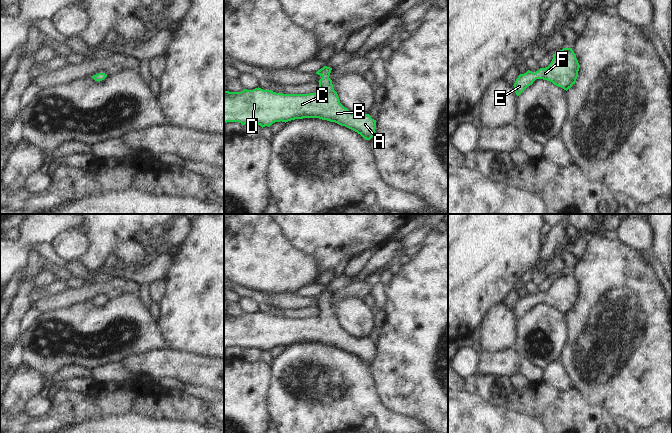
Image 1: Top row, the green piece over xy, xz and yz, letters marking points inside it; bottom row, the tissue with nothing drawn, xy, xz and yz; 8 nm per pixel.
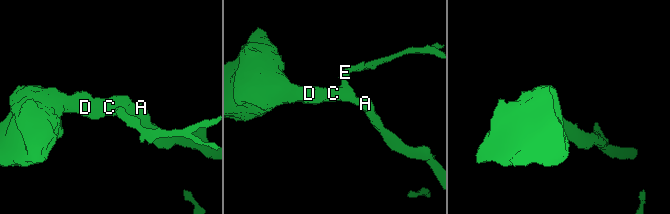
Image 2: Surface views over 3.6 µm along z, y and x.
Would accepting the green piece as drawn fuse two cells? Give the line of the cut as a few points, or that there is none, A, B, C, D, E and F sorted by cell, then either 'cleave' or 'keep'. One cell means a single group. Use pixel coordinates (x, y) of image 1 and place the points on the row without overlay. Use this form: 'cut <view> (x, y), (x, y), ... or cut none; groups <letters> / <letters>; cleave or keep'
cut none; groups A B C D E F; keep

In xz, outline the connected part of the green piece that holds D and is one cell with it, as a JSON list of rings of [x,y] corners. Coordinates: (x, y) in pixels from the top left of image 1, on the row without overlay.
[[[324,290],[316,296],[322,302],[318,305],[319,314],[315,317],[283,318],[259,311],[253,314],[244,313],[241,316],[224,315],[224,348],[239,346],[242,349],[258,348],[263,352],[280,345],[286,347],[295,343],[319,342],[345,350],[360,358],[364,363],[370,364],[375,358],[376,344],[372,343],[369,338],[354,338],[340,327],[332,304],[329,302],[331,294],[332,292]]]

